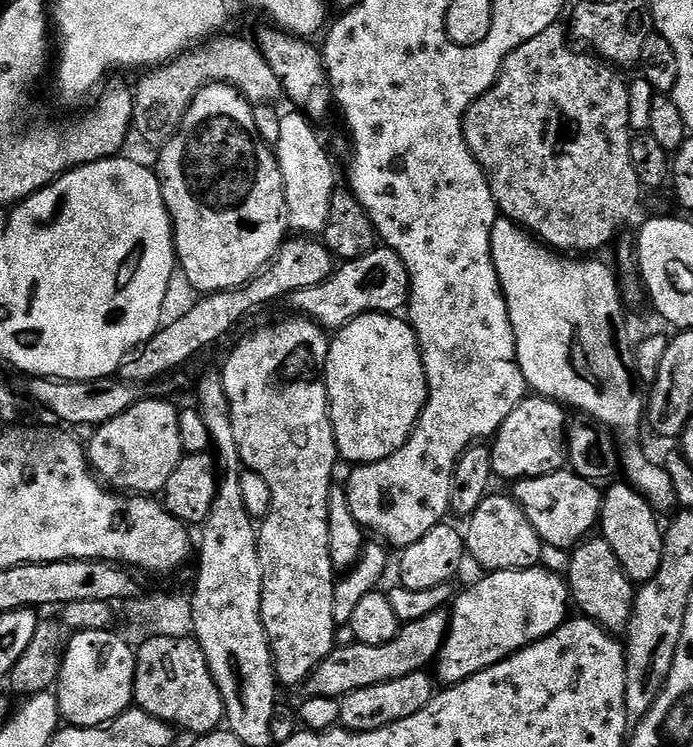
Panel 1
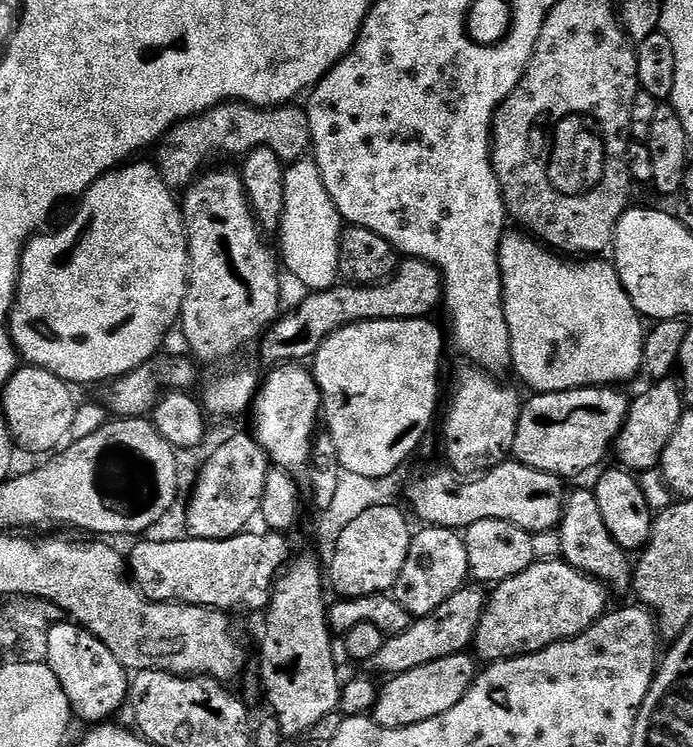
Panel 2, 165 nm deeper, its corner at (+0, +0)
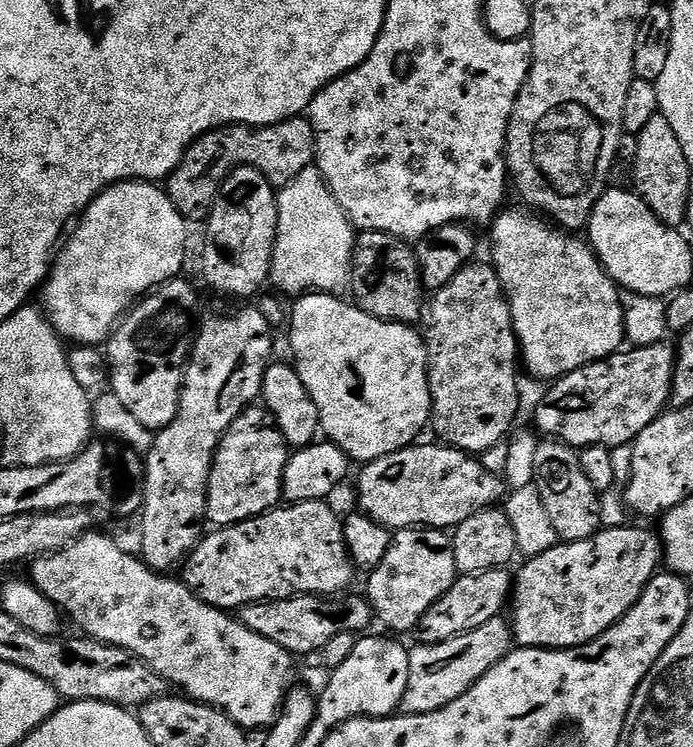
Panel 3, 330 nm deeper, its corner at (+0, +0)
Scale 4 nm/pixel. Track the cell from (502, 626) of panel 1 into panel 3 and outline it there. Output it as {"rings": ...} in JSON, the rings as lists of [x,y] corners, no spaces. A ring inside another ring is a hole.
{"rings":[[[608,528],[596,533],[591,540],[570,540],[567,542],[557,542],[546,554],[538,554],[523,561],[524,565],[514,576],[514,591],[510,597],[510,623],[512,626],[512,635],[515,643],[521,648],[577,648],[583,644],[589,644],[594,638],[601,636],[614,622],[618,622],[638,602],[638,598],[644,592],[645,586],[657,575],[658,569],[662,564],[662,545],[660,537],[655,531],[647,532],[644,528]]]}

